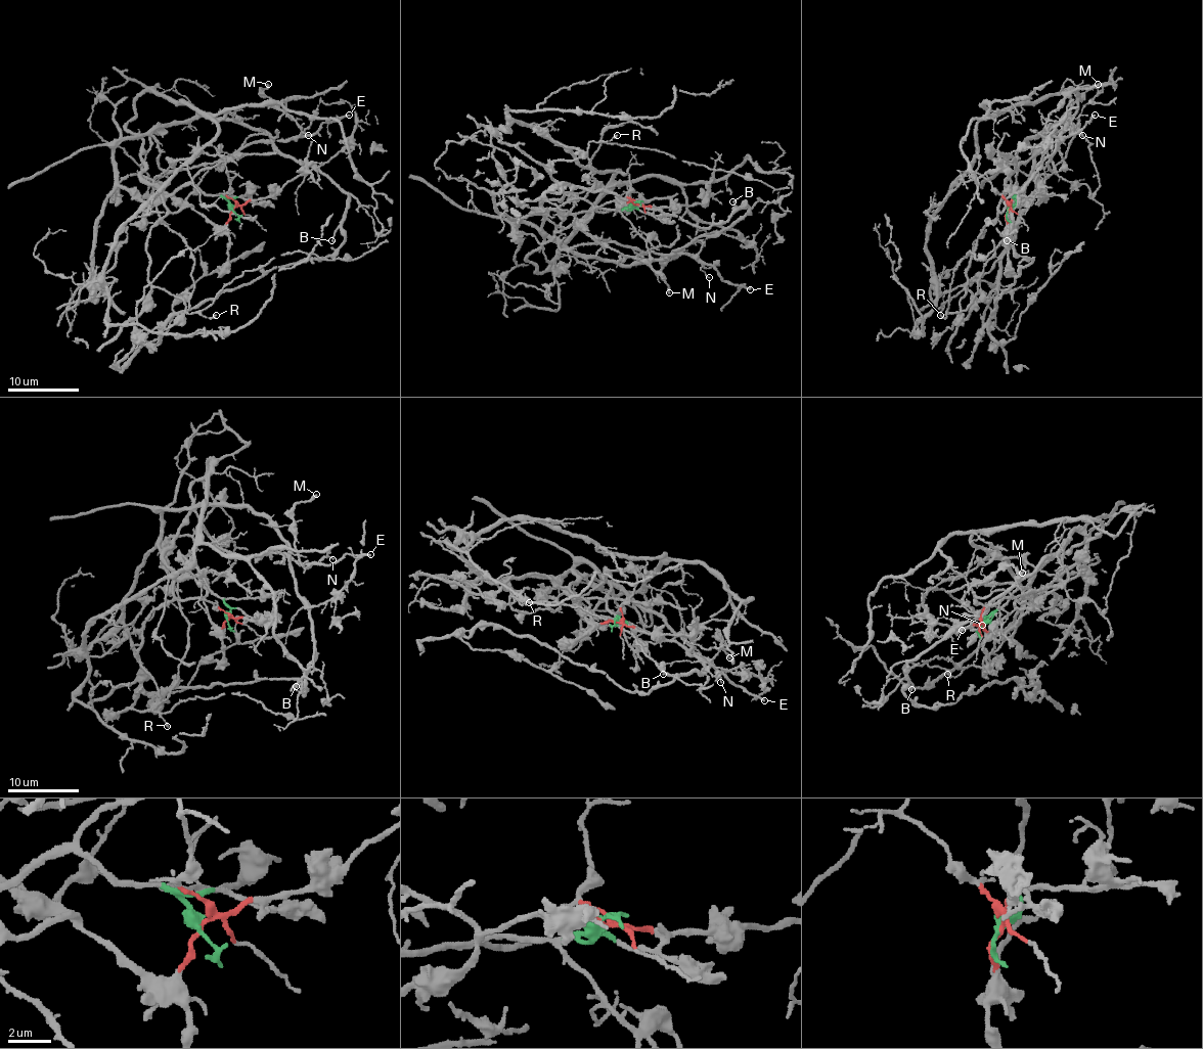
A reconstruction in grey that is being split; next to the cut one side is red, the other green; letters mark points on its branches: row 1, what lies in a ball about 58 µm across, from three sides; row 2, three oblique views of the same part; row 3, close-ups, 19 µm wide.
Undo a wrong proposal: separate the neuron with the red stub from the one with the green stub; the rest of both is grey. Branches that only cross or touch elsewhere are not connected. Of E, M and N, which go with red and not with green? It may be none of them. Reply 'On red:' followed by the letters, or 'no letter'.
On red: no letter

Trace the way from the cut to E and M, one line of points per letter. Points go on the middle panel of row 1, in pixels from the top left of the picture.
E: (634, 204), (536, 210), (516, 228), (531, 222), (574, 251), (625, 265), (692, 255), (750, 289)
M: (634, 204), (536, 210), (516, 228), (531, 222), (625, 265), (695, 255), (699, 240), (663, 267), (668, 293)

